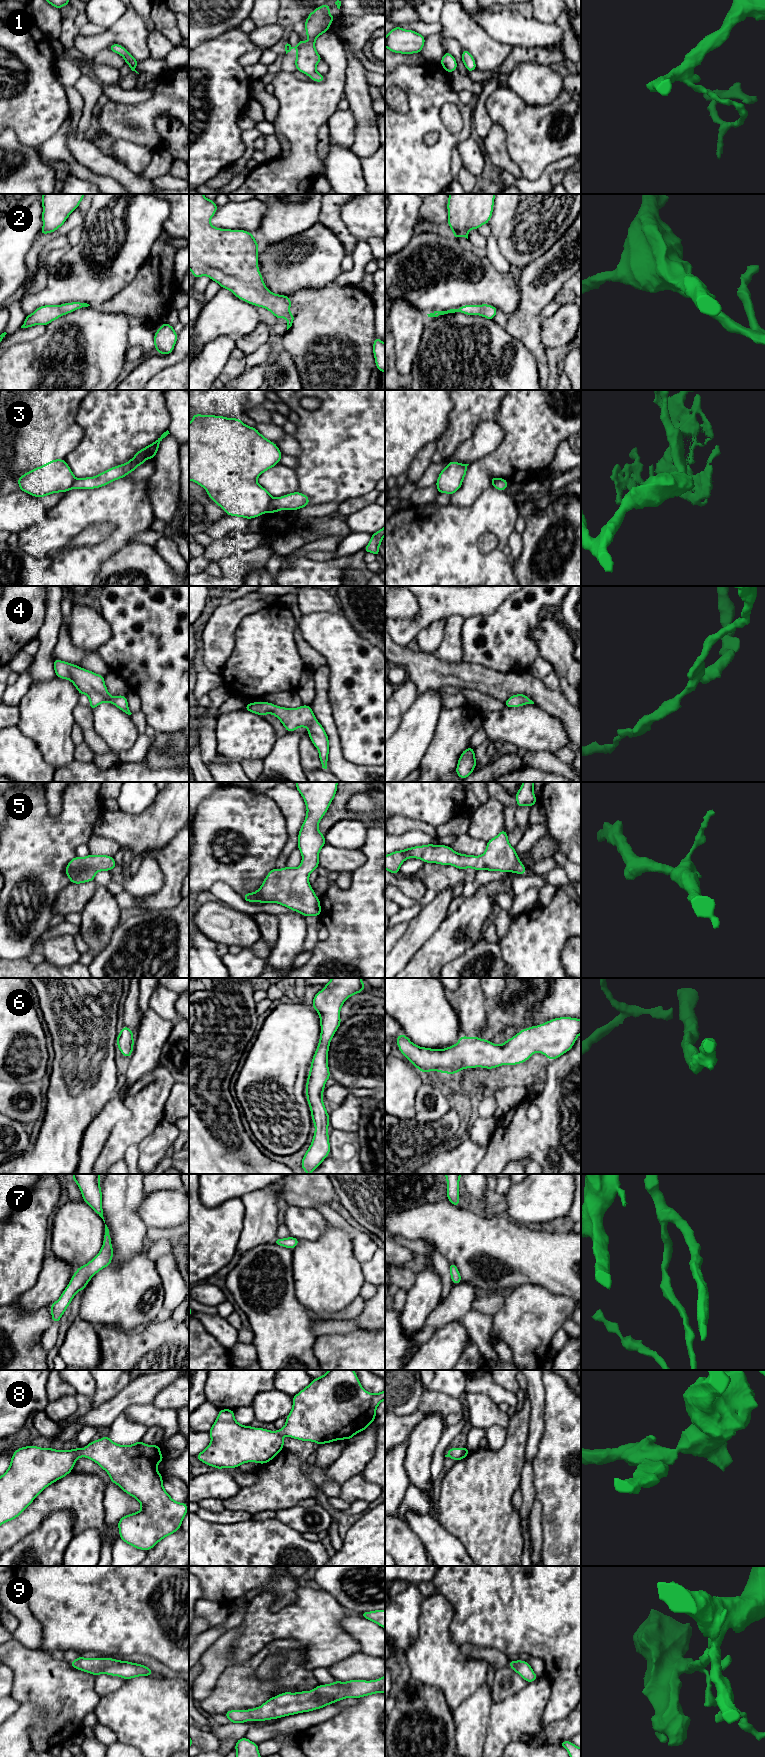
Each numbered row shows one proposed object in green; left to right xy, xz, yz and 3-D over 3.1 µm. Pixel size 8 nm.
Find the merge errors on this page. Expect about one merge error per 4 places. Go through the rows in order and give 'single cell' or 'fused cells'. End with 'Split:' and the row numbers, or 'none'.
1: single cell
2: single cell
3: fused cells
4: single cell
5: single cell
6: single cell
7: single cell
8: single cell
9: single cell
Split: 3

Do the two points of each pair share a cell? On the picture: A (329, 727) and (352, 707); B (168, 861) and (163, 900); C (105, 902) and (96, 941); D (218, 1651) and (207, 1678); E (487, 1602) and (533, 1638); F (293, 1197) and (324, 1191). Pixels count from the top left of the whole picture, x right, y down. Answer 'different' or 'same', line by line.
A: different
B: same
C: same
D: same
E: same
F: same

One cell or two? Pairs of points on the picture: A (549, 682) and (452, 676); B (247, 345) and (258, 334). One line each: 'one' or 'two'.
A: two
B: one

